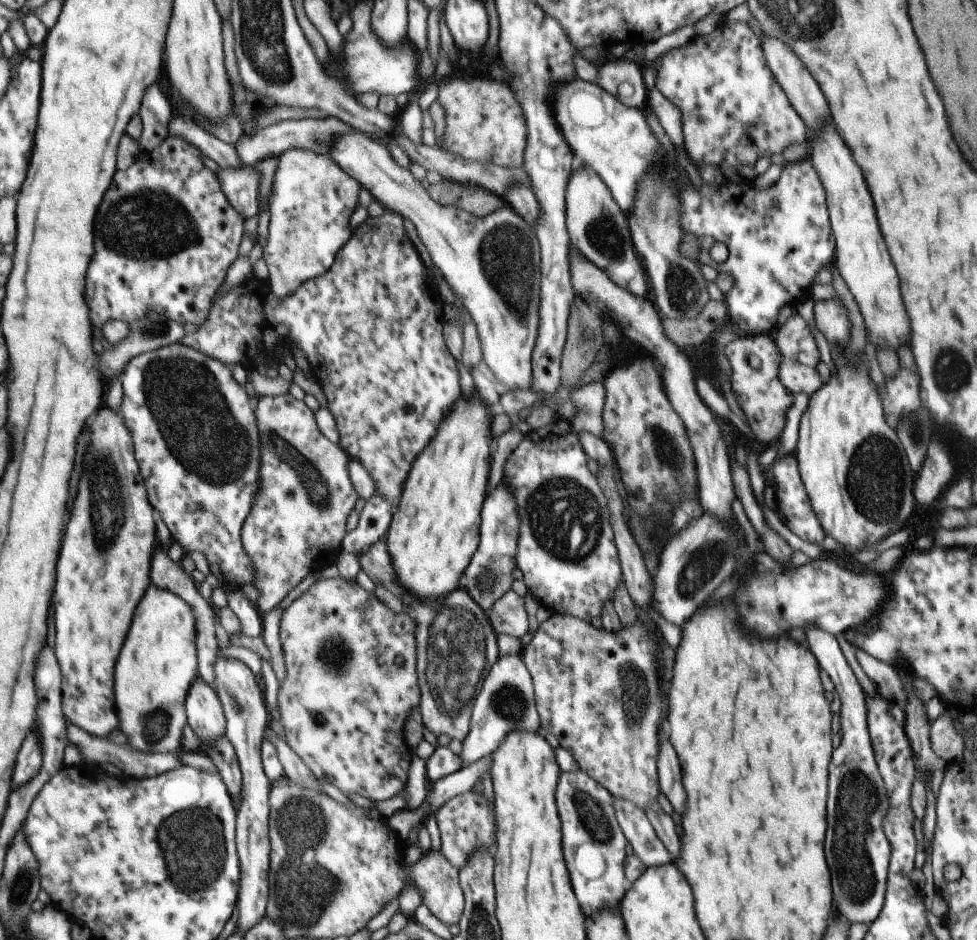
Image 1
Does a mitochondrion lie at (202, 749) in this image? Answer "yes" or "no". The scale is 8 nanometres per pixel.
no

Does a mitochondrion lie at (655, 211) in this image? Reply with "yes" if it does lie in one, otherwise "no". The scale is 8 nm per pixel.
yes

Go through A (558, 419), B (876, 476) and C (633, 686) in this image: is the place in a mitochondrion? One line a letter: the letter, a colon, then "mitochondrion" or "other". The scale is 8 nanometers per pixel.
A: other
B: mitochondrion
C: mitochondrion

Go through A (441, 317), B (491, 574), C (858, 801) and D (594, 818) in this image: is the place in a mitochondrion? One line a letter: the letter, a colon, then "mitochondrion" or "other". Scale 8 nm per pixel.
A: other
B: mitochondrion
C: mitochondrion
D: mitochondrion

